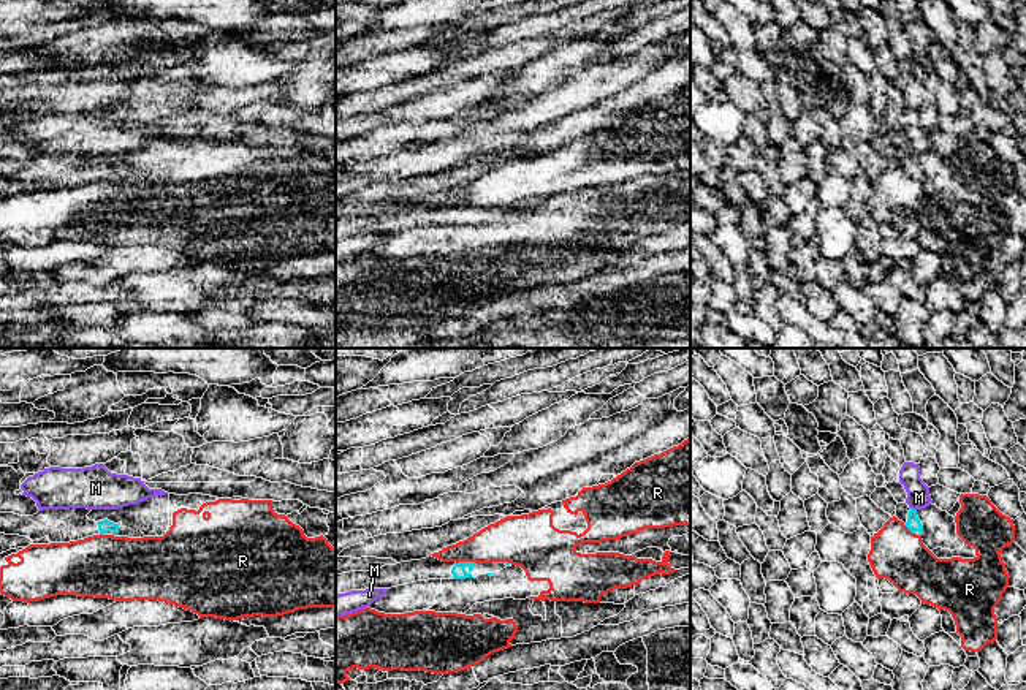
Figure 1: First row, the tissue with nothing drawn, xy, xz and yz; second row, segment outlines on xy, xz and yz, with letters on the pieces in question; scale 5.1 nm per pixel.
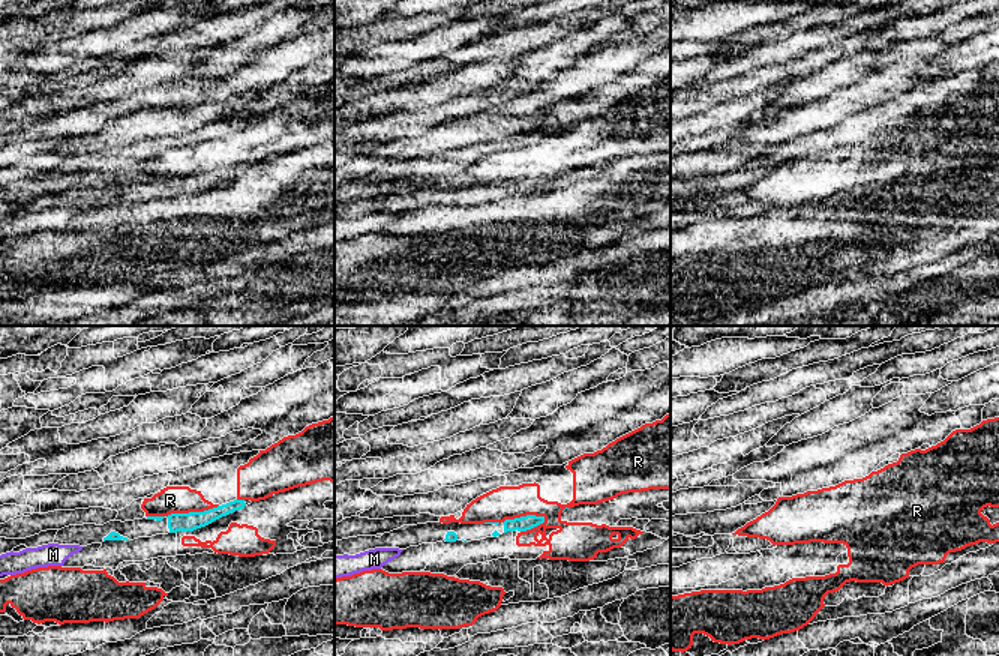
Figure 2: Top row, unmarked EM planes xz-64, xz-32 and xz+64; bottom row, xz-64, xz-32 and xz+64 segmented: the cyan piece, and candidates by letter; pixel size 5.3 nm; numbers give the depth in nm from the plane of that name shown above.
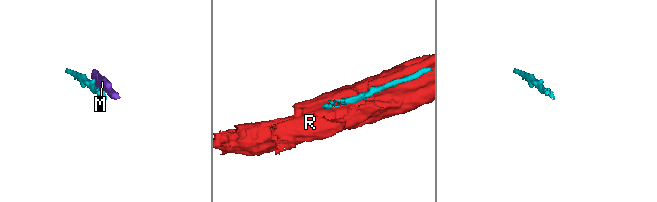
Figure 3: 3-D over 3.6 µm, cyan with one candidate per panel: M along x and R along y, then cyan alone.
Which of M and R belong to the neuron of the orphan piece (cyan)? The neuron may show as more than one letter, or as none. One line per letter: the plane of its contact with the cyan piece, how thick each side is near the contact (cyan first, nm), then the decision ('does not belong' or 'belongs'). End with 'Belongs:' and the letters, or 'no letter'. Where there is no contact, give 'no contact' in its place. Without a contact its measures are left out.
M: contact in yz; calibres 70 and 120 nm; does not belong
R: contact in xz; calibres 70 and 220 nm; does not belong
Belongs: no letter

